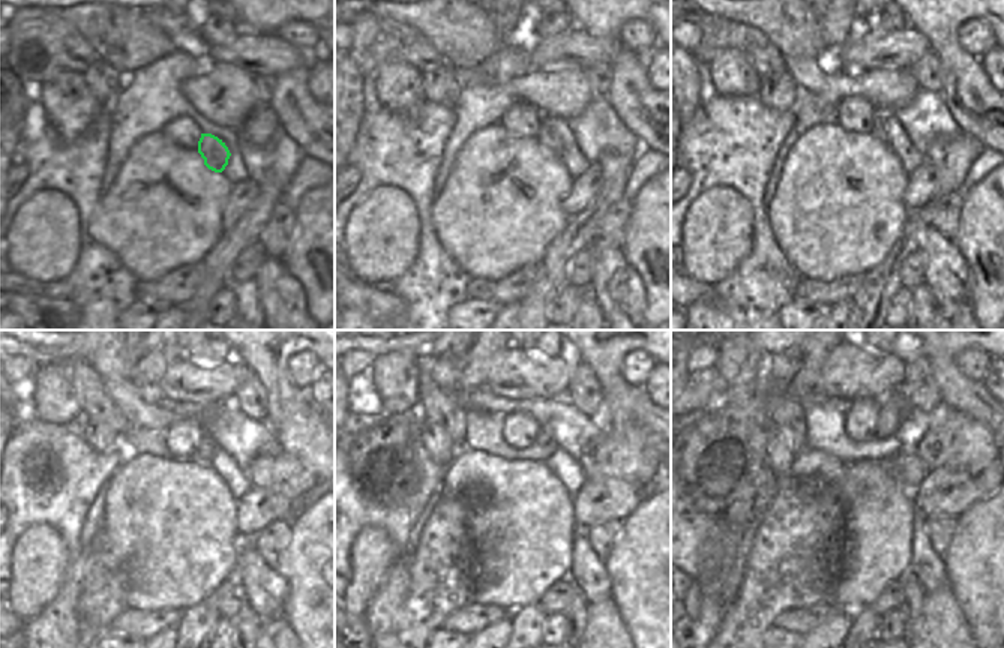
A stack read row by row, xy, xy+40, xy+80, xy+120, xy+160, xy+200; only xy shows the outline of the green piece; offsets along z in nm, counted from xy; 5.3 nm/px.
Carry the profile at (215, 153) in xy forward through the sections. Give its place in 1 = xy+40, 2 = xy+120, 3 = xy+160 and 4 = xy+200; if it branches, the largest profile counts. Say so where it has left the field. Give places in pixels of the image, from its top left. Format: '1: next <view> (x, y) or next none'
1: next xy+40 (548, 140)
2: next xy+120 (207, 447)
3: next xy+160 (545, 435)
4: next xy+200 (893, 407)

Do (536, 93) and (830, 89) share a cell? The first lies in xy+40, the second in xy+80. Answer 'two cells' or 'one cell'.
one cell

